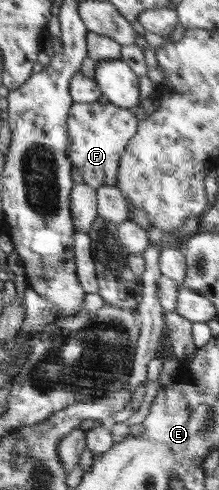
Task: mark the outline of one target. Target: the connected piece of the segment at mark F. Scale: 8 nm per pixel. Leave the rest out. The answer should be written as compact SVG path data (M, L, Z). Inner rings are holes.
M98 101L74 103L70 107L66 126L69 136L67 156L73 168L77 168L78 173L83 177L84 184L93 187L95 190L103 186L116 186L117 171L119 170L121 157L123 156L126 145L135 135L138 128L138 119L135 117L134 111L113 105L111 102L107 104Z

